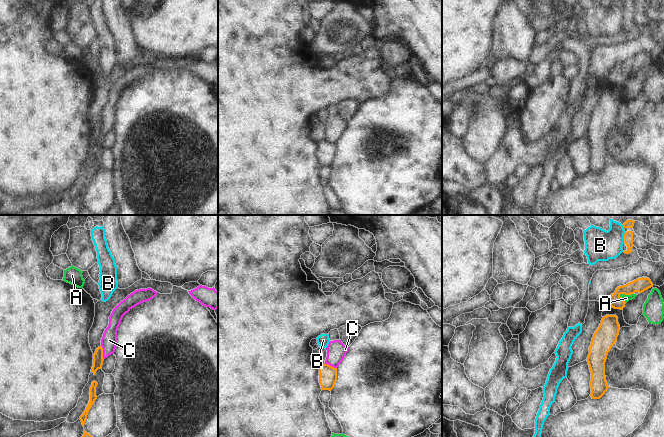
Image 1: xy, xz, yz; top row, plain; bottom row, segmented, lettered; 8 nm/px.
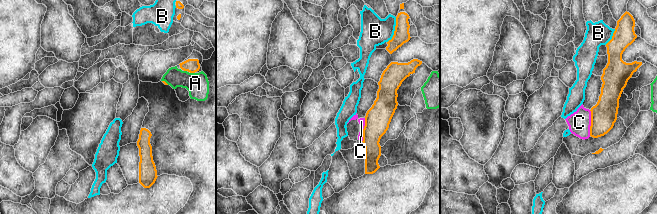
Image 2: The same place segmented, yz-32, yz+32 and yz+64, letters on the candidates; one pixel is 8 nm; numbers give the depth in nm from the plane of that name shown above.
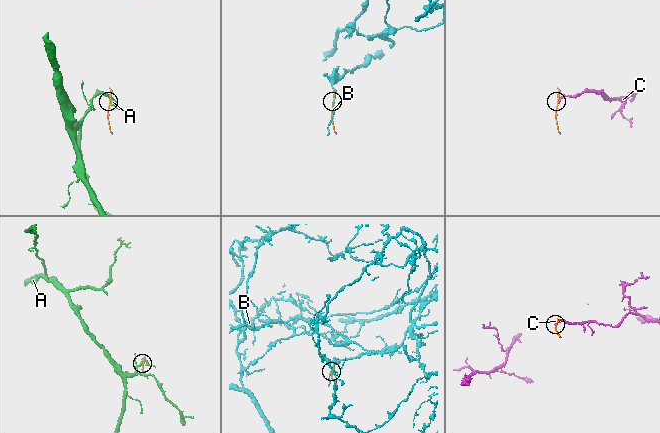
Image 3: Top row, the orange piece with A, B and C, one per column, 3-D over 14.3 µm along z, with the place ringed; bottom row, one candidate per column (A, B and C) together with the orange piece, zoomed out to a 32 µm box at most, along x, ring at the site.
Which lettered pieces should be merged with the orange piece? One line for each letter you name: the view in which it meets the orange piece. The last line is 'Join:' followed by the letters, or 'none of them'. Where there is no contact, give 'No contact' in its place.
Join: none of them.

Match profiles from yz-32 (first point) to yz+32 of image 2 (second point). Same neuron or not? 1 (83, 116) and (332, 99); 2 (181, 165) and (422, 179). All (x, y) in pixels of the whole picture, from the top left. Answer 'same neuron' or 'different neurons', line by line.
1: same neuron
2: different neurons

